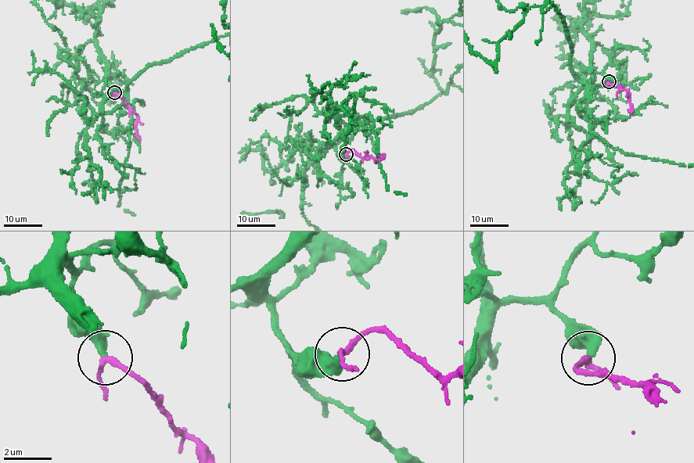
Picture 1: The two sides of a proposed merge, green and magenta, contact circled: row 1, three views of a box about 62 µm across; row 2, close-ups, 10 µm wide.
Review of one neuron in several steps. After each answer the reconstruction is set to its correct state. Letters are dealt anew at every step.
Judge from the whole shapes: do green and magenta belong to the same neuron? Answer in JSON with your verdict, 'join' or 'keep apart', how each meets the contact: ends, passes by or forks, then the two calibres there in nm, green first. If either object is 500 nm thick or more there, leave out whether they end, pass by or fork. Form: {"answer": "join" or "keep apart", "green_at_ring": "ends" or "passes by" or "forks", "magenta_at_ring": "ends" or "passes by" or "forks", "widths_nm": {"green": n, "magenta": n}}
{"answer": "join", "green_at_ring": "ends", "magenta_at_ring": "passes by", "widths_nm": {"green": 400, "magenta": 220}}

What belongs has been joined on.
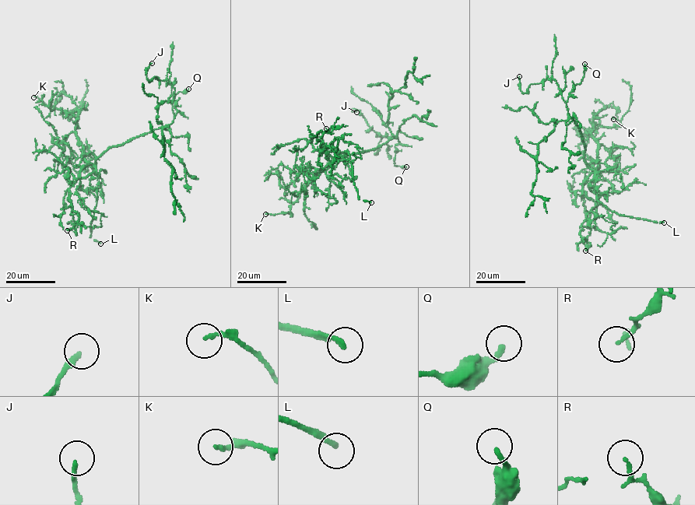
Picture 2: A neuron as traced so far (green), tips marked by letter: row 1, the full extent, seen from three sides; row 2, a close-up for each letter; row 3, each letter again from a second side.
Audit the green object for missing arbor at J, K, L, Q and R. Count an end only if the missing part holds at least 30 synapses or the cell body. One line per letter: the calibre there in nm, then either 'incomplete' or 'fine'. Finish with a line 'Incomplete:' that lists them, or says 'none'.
J: calibre 190 nm; fine
K: calibre 180 nm; fine
L: calibre 220 nm; incomplete
Q: calibre 200 nm; fine
R: calibre 110 nm; fine
Incomplete: L

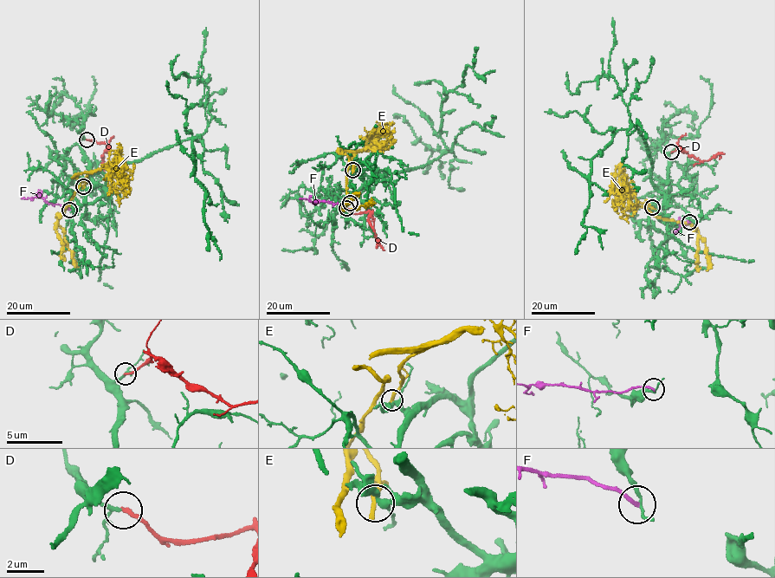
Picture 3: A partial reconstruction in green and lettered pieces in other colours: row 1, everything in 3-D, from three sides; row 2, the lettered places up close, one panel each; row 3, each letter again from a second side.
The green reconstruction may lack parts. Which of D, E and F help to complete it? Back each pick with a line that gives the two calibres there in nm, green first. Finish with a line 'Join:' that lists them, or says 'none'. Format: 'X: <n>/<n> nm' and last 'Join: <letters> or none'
D: 130/200 nm
Join: D

